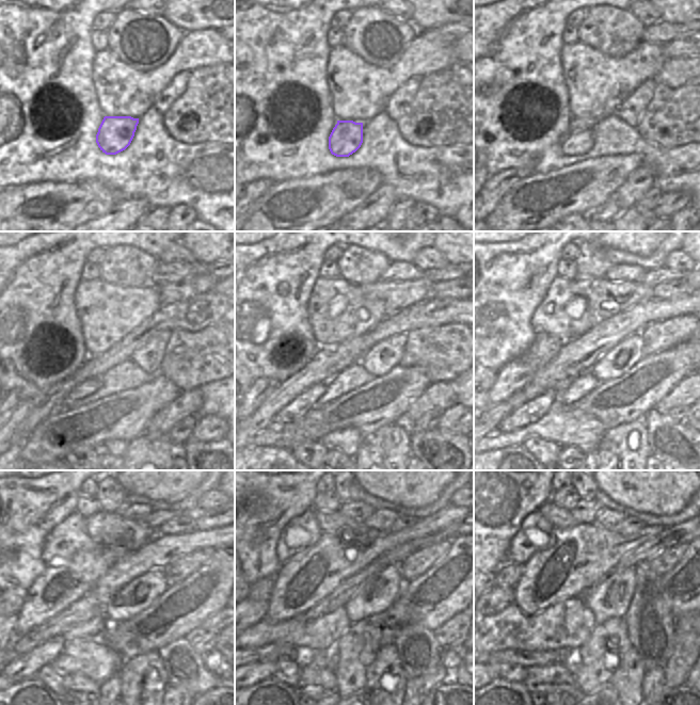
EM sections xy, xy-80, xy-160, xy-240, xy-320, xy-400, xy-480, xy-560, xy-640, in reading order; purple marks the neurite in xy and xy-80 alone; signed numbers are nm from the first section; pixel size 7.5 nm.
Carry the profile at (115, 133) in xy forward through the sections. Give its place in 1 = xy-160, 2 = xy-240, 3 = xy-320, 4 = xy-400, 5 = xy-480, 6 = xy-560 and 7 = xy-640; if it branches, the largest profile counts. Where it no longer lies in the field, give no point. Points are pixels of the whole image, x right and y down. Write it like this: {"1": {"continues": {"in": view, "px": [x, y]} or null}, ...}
{"1": {"continues": {"in": "xy-160", "px": [581, 143]}}, "2": {"continues": {"in": "xy-240", "px": [90, 386]}}, "3": {"continues": {"in": "xy-320", "px": [305, 401]}}, "4": {"continues": {"in": "xy-400", "px": [529, 413]}}, "5": {"continues": {"in": "xy-480", "px": [26, 667]}}, "6": {"continues": {"in": "xy-560", "px": [256, 672]}}, "7": {"continues": {"in": "xy-640", "px": [495, 675]}}}

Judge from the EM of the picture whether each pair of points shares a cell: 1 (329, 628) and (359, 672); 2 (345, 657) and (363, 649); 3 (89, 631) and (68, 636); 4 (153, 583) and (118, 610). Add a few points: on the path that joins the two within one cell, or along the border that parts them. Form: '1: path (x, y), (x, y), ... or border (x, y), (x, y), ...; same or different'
1: border (352, 624), (336, 644); different
2: path (349, 657), (359, 649); same
3: path (83, 631), (74, 634); same
4: path (148, 594), (147, 599), (143, 604), (129, 606); same

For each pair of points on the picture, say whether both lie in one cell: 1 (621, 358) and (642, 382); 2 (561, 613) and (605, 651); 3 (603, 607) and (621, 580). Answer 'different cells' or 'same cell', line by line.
1: different cells
2: different cells
3: same cell

